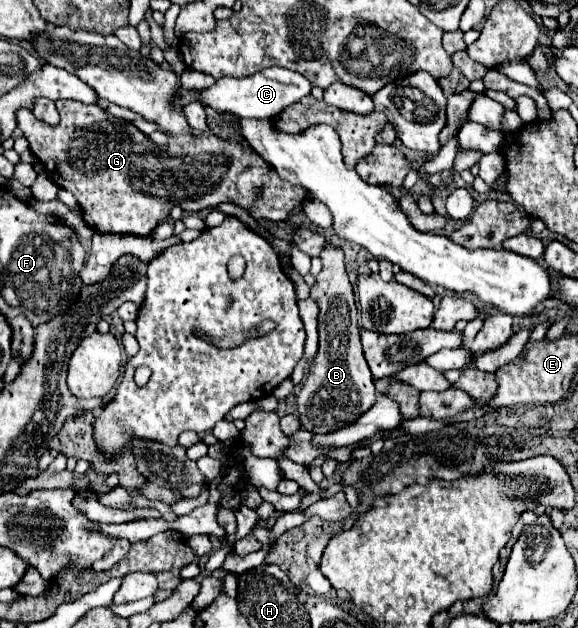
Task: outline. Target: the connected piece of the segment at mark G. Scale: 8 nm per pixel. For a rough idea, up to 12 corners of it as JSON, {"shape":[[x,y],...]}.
{"shape":[[97,104],[17,112],[51,182],[101,234],[173,206],[284,221],[307,198],[245,144],[157,146]]}

